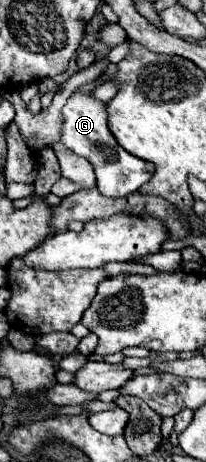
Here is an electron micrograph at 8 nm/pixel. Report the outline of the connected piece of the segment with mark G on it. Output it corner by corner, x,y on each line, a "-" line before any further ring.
72,93
72,97
66,101
64,109
64,131
60,141
72,149
76,155
86,157
94,171
96,171
96,179
98,179
98,191
106,197
122,197
122,195
130,195
134,191
138,191
152,175
154,175
154,167
150,161
144,161
140,157
134,157
132,153
128,153
126,149
122,149
118,145
118,141
114,139
114,135
108,129
106,123
106,111
104,111
104,103
90,97
90,93

